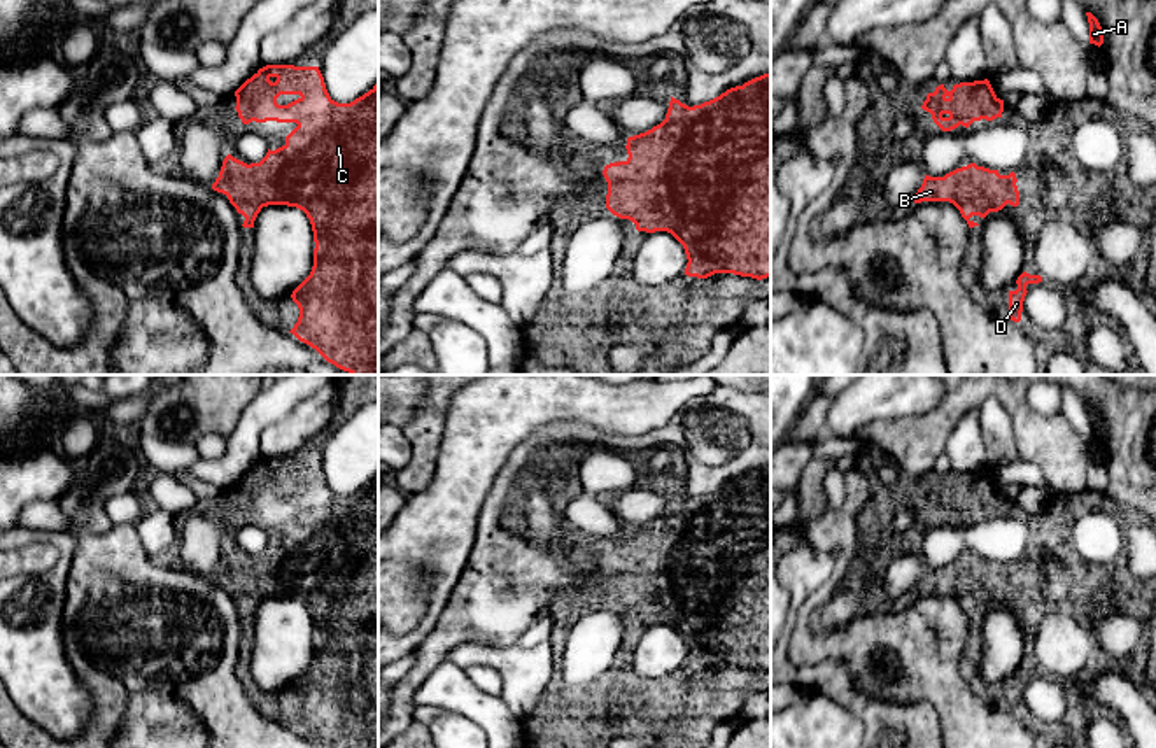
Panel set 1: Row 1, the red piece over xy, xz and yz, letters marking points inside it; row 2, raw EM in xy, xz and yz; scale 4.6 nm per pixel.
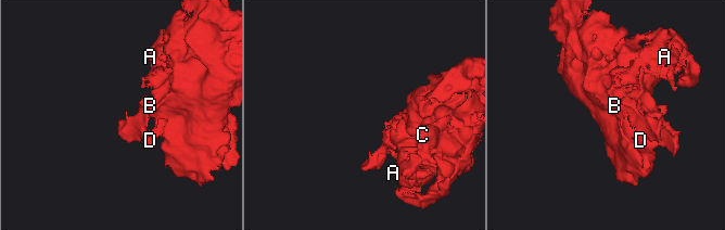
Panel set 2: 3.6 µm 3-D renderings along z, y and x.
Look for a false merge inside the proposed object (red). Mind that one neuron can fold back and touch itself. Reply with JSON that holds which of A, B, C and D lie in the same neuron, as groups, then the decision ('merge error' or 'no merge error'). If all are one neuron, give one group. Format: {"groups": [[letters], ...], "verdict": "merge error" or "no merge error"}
{"groups": [["A", "B", "C", "D"]], "verdict": "no merge error"}

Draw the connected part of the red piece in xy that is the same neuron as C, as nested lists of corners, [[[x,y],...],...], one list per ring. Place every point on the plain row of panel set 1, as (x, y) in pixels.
[[[266,457],[259,461],[250,471],[247,471],[236,483],[236,505],[243,517],[252,513],[266,515],[296,515],[298,519],[285,529],[285,536],[275,543],[266,545],[259,555],[243,555],[231,547],[222,554],[219,569],[212,576],[212,582],[228,589],[229,596],[238,606],[245,610],[243,620],[254,620],[254,613],[263,599],[287,597],[296,599],[307,606],[314,624],[314,659],[310,667],[293,683],[291,690],[300,701],[300,709],[294,720],[289,723],[300,734],[315,741],[321,748],[378,748],[378,475],[363,489],[350,496],[335,494],[324,476],[324,469],[319,459],[294,459],[294,457]]]

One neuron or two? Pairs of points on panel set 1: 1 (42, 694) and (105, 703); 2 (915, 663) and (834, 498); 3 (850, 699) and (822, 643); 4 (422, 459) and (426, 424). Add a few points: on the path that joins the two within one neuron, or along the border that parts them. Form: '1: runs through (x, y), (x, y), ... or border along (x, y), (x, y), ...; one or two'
1: border along (70, 666), (93, 701), (93, 720), (86, 729); two
2: border along (845, 475), (845, 500), (829, 510); two
3: border along (789, 657), (799, 666), (841, 659), (859, 685); two
4: runs through (424, 451), (424, 433); one

